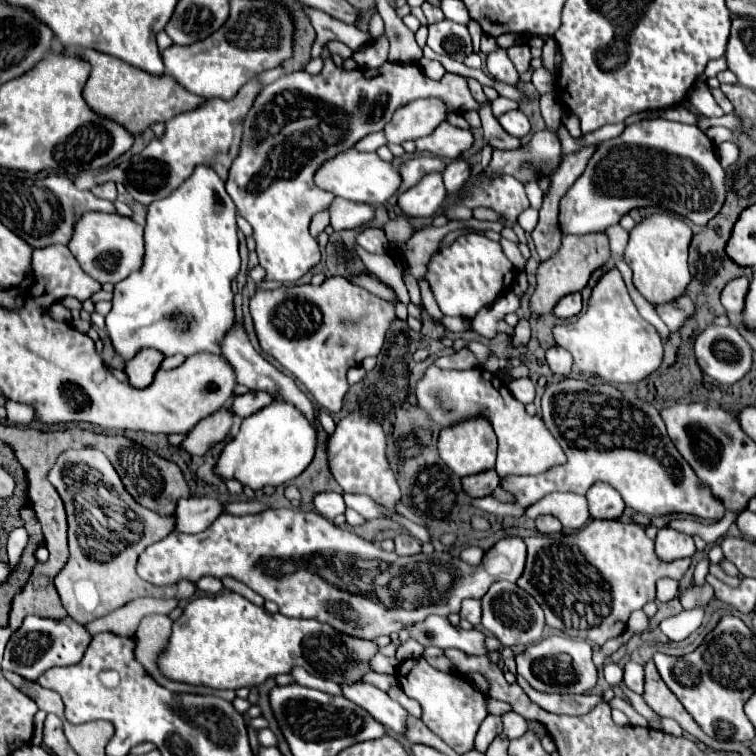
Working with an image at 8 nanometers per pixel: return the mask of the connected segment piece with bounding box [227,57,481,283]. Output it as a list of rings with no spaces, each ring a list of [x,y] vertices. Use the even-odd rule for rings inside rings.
[[[331,57],[325,59],[325,67],[319,75],[311,75],[307,71],[287,73],[275,83],[267,85],[253,103],[247,119],[243,141],[237,159],[231,165],[229,179],[227,179],[227,193],[231,195],[237,213],[247,219],[253,227],[253,237],[257,241],[257,255],[259,263],[265,269],[265,281],[281,281],[293,283],[303,277],[313,265],[319,263],[319,247],[317,241],[309,235],[309,223],[313,213],[323,211],[335,199],[333,193],[321,191],[313,183],[313,175],[321,163],[333,159],[335,155],[351,149],[359,139],[369,133],[383,131],[385,123],[391,119],[393,111],[401,105],[407,105],[415,99],[443,99],[447,111],[465,113],[465,111],[479,111],[481,103],[477,103],[469,89],[467,81],[461,75],[445,73],[443,79],[433,81],[415,65],[401,65],[401,63],[385,63],[375,71],[345,71],[335,67]]]

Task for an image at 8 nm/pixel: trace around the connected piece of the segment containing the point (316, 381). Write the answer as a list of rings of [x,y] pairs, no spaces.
[[[329,277],[329,279],[325,279],[325,283],[319,285],[319,287],[315,287],[315,285],[291,285],[291,287],[281,287],[281,289],[275,289],[275,291],[263,291],[263,289],[259,289],[259,291],[255,293],[255,297],[251,299],[251,317],[253,317],[253,323],[255,323],[255,333],[257,333],[257,339],[259,339],[261,349],[263,349],[269,357],[273,357],[275,361],[279,361],[281,367],[283,367],[287,373],[291,373],[297,381],[301,381],[301,383],[309,389],[309,393],[315,397],[315,401],[317,401],[321,407],[325,407],[325,409],[331,411],[331,413],[337,413],[337,411],[341,409],[343,397],[345,397],[345,393],[347,393],[347,389],[349,389],[347,379],[345,379],[347,371],[349,371],[351,367],[359,367],[365,357],[377,357],[377,355],[379,355],[379,351],[381,351],[381,347],[383,347],[383,341],[385,341],[385,331],[387,331],[389,323],[391,323],[393,317],[395,317],[395,305],[387,303],[385,299],[379,299],[377,295],[369,293],[369,291],[363,289],[363,287],[353,285],[351,281],[347,281],[347,279],[343,279],[343,277]]]

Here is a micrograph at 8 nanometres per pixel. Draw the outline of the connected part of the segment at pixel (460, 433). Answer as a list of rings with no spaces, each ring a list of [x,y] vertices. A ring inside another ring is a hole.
[[[469,419],[463,421],[459,425],[453,427],[445,427],[441,429],[439,435],[439,457],[441,461],[459,477],[467,477],[467,475],[477,475],[481,471],[489,471],[495,467],[495,453],[497,453],[497,437],[491,429],[491,425],[483,419]]]

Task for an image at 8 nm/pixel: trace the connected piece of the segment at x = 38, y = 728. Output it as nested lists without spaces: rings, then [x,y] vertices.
[[[39,710],[33,721],[34,725],[34,732],[33,732],[33,737],[31,739],[31,744],[32,745],[42,745],[42,739],[43,739],[43,725],[44,721],[47,717],[47,713],[44,711]]]

